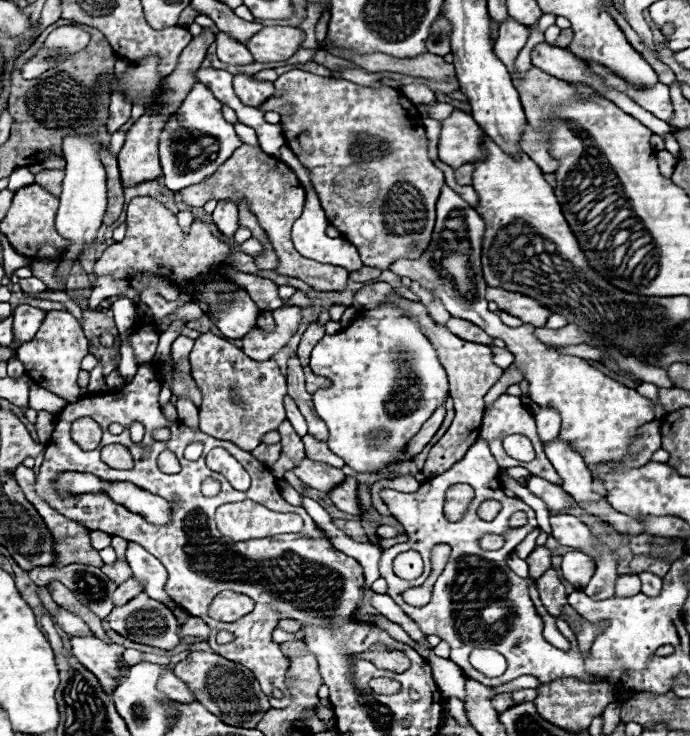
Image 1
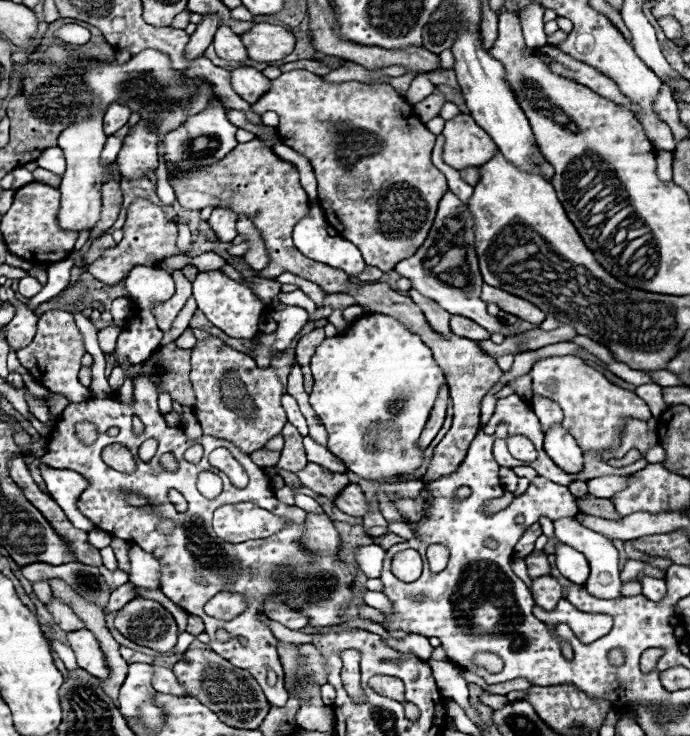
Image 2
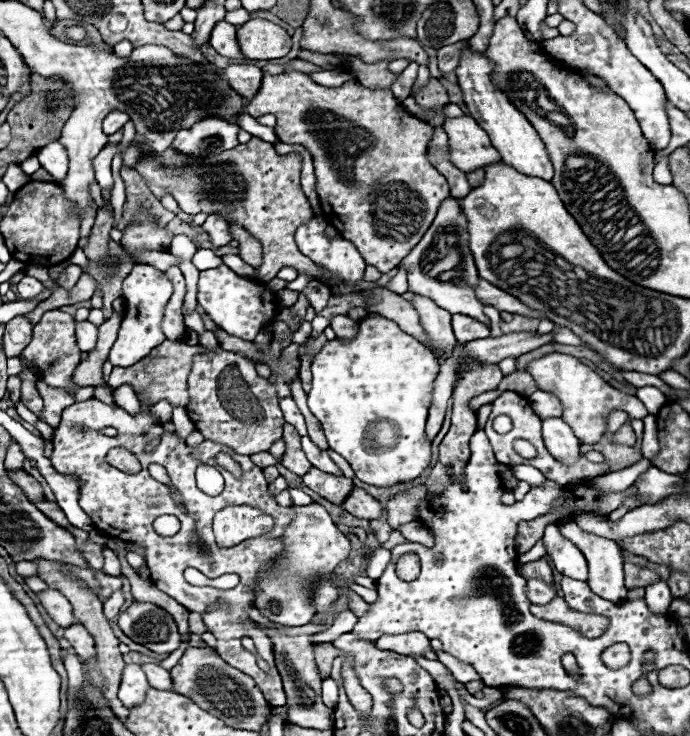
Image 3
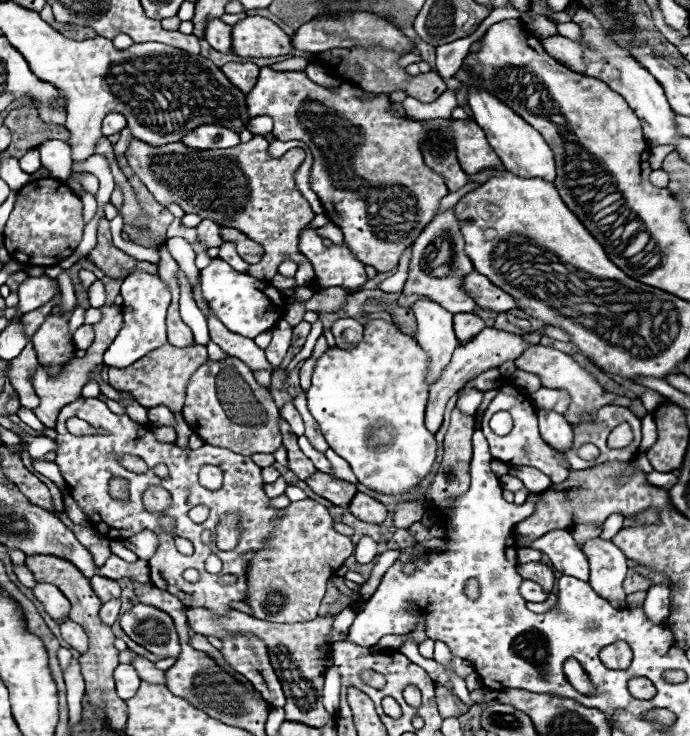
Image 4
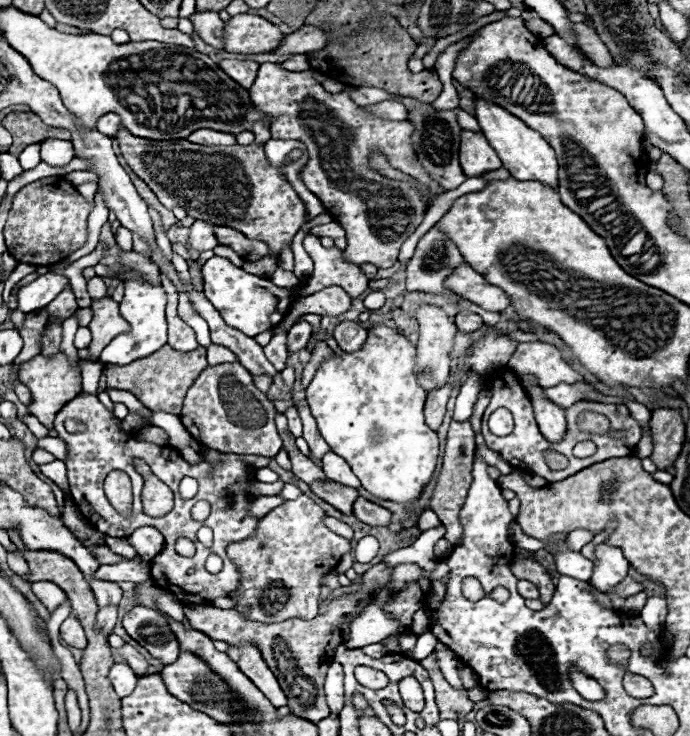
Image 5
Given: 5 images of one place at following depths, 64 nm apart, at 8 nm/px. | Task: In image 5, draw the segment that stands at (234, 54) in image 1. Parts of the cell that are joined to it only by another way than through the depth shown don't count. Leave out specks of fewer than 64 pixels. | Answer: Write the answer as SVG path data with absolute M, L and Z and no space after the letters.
M194 12L190 16L194 24L194 32L210 46L222 50L224 48L224 22L216 12Z

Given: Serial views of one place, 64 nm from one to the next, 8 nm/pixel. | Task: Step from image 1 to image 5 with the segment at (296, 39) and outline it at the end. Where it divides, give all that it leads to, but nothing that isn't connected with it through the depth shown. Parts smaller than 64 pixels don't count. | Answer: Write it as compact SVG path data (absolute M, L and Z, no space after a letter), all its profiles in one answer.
M238 14L224 28L224 50L234 54L270 54L282 40L278 26L254 14Z

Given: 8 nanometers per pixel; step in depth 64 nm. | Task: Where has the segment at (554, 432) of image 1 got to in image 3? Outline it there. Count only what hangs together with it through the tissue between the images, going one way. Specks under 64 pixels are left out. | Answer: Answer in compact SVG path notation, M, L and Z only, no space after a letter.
M536 390L530 398L530 406L536 410L536 414L544 420L544 418L560 418L562 416L562 404L556 396L552 396L550 392L542 392Z

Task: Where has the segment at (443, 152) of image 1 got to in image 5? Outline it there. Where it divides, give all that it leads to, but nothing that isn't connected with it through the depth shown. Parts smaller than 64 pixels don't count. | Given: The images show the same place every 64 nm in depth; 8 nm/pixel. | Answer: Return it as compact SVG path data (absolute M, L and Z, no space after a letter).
M460 130L460 164L466 176L482 176L490 170L502 168L500 158L486 142L482 132Z

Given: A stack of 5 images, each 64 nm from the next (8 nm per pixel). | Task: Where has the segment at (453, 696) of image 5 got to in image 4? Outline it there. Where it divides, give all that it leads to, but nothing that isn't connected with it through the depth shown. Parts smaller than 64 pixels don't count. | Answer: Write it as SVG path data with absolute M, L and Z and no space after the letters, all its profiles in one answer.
M436 686L436 702L438 702L438 710L440 710L440 714L442 714L444 718L464 714L464 712L468 712L470 708L467 704L462 704L462 706L458 708L458 704L456 704L454 698L452 698L452 694L450 694L444 686Z

